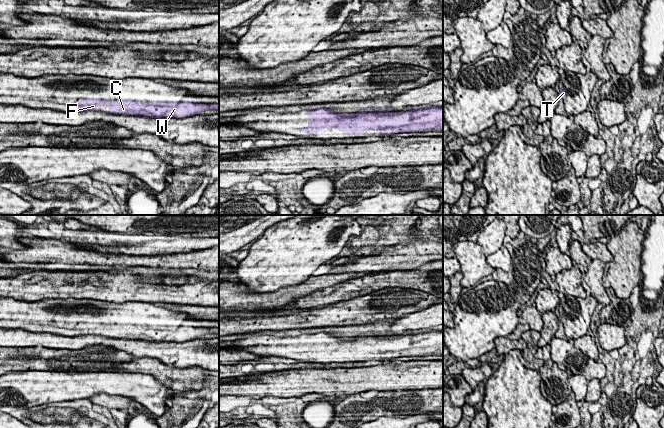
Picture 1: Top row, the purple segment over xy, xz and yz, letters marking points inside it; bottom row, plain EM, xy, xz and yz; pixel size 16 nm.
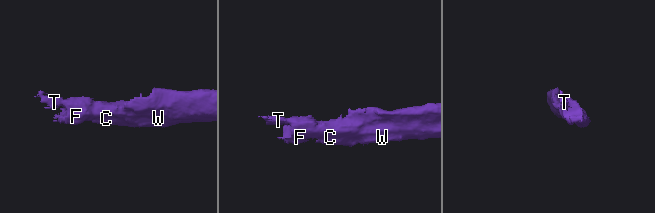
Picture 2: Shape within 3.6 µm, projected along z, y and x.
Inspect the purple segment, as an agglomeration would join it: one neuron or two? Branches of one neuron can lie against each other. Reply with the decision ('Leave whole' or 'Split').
Leave whole

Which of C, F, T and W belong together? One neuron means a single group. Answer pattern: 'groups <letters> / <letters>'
groups C F T W

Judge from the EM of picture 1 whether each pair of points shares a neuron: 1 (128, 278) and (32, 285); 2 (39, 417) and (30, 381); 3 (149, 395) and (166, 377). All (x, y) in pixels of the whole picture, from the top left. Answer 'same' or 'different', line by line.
1: same
2: different
3: different

